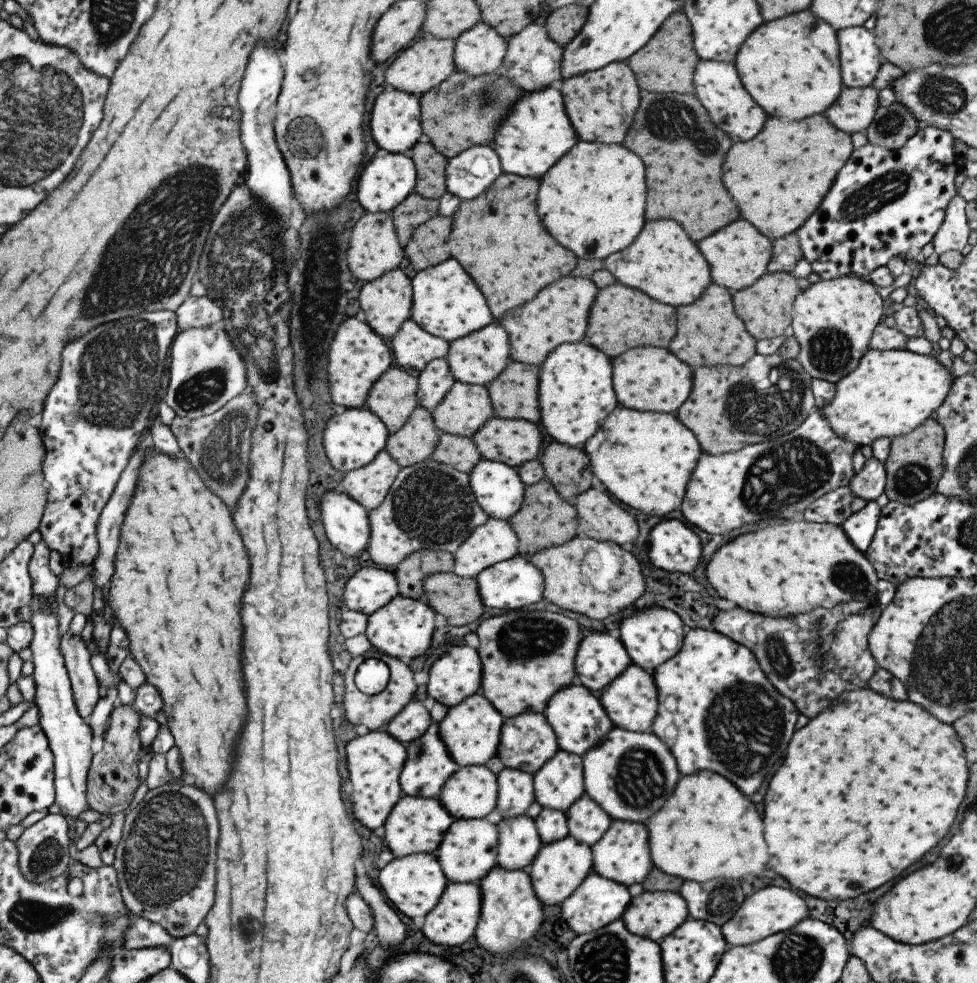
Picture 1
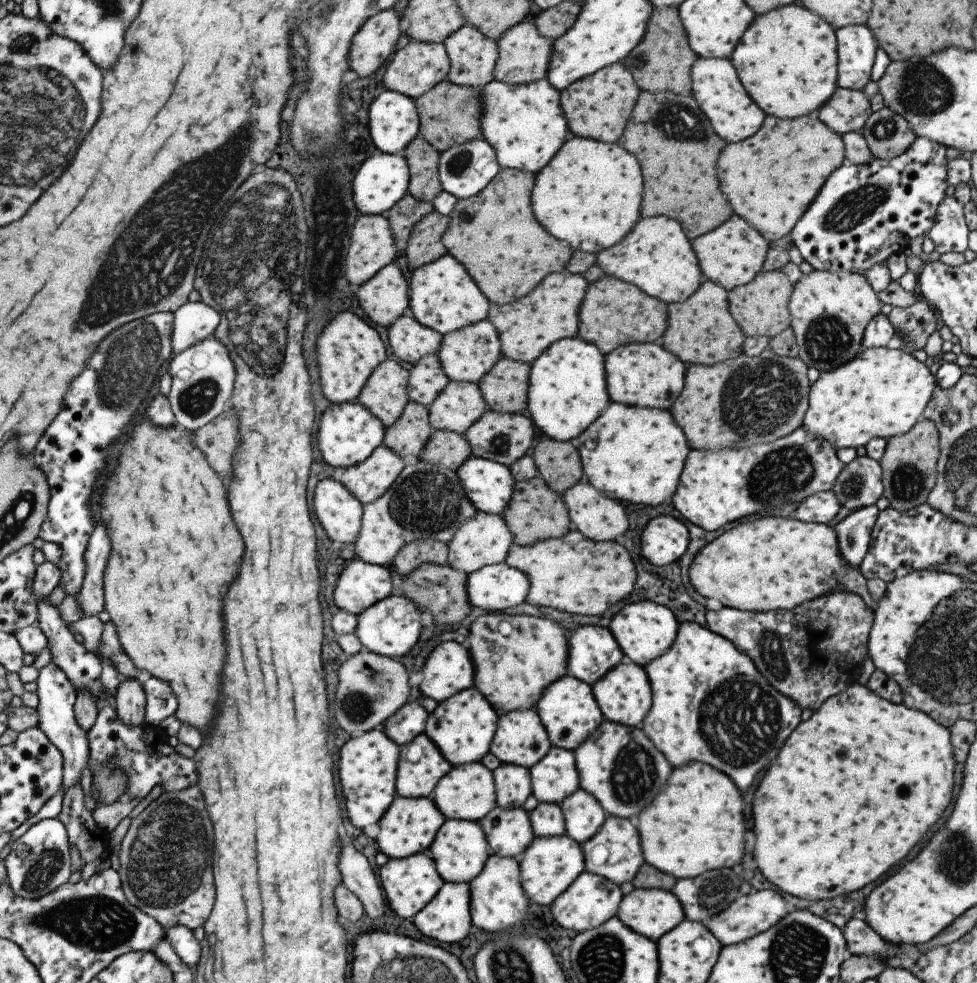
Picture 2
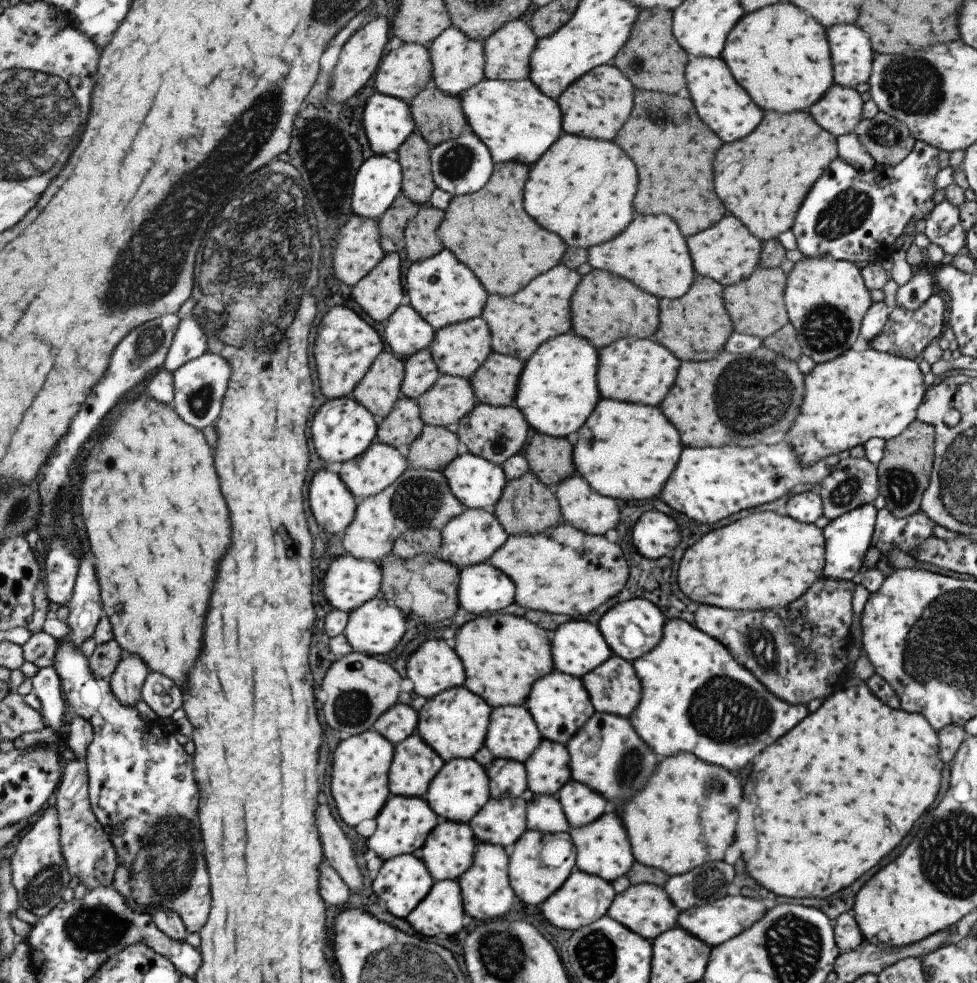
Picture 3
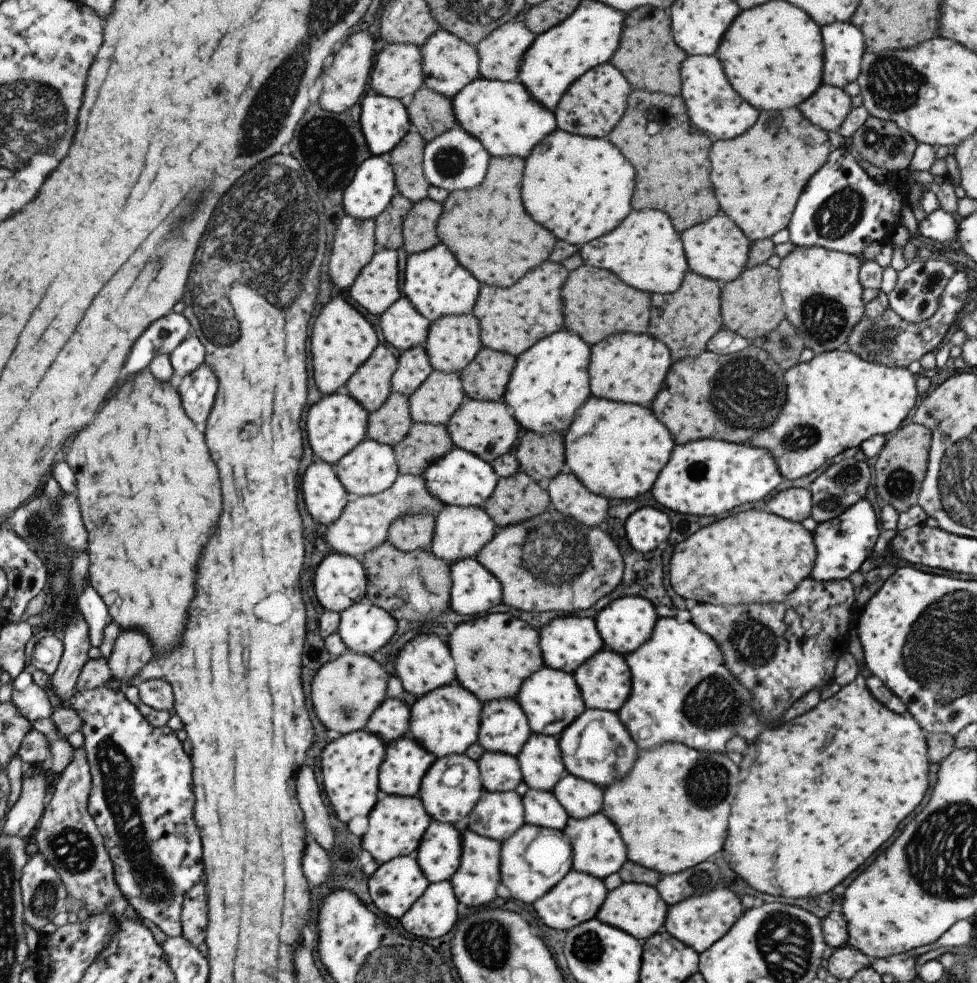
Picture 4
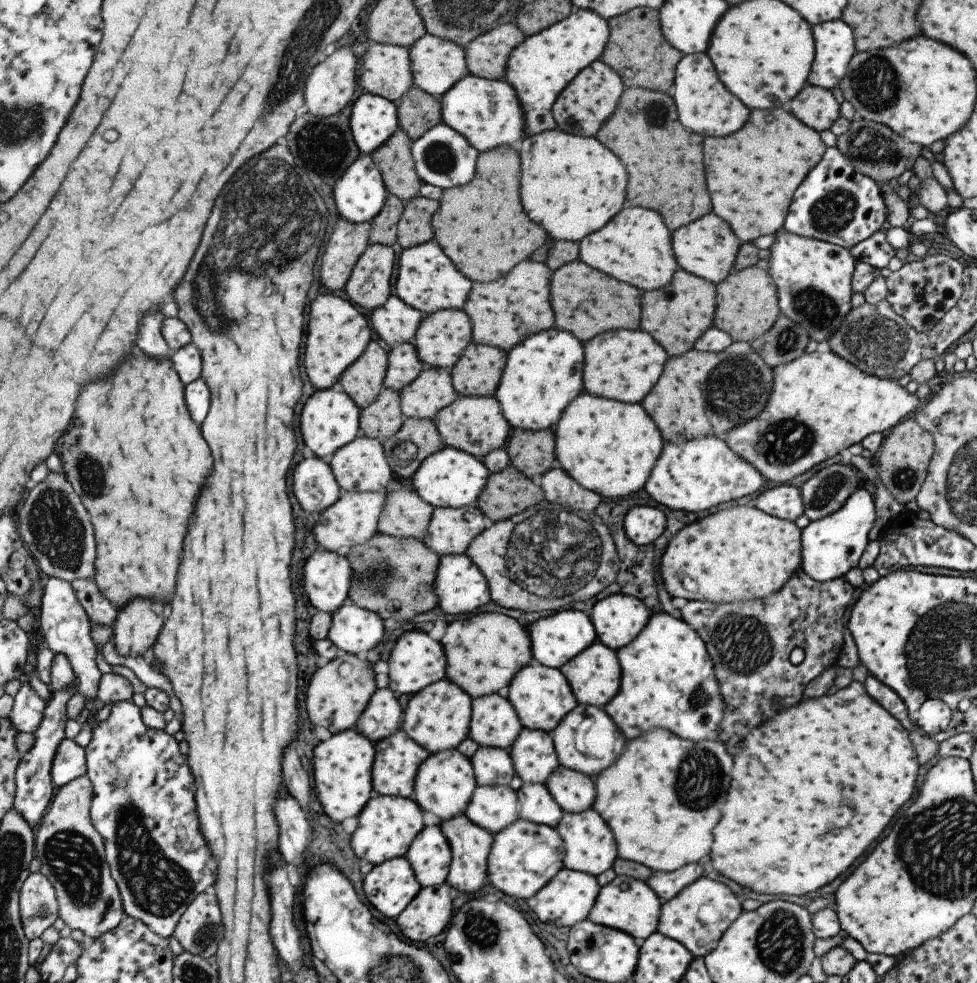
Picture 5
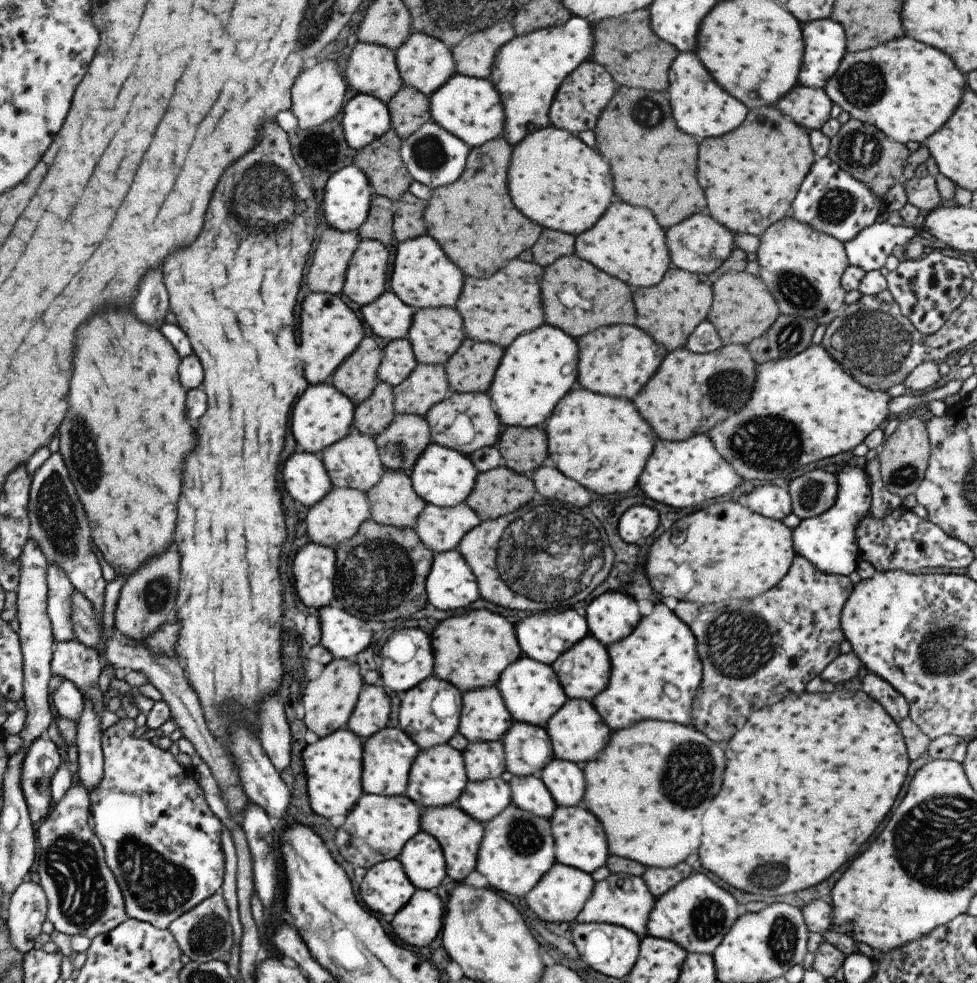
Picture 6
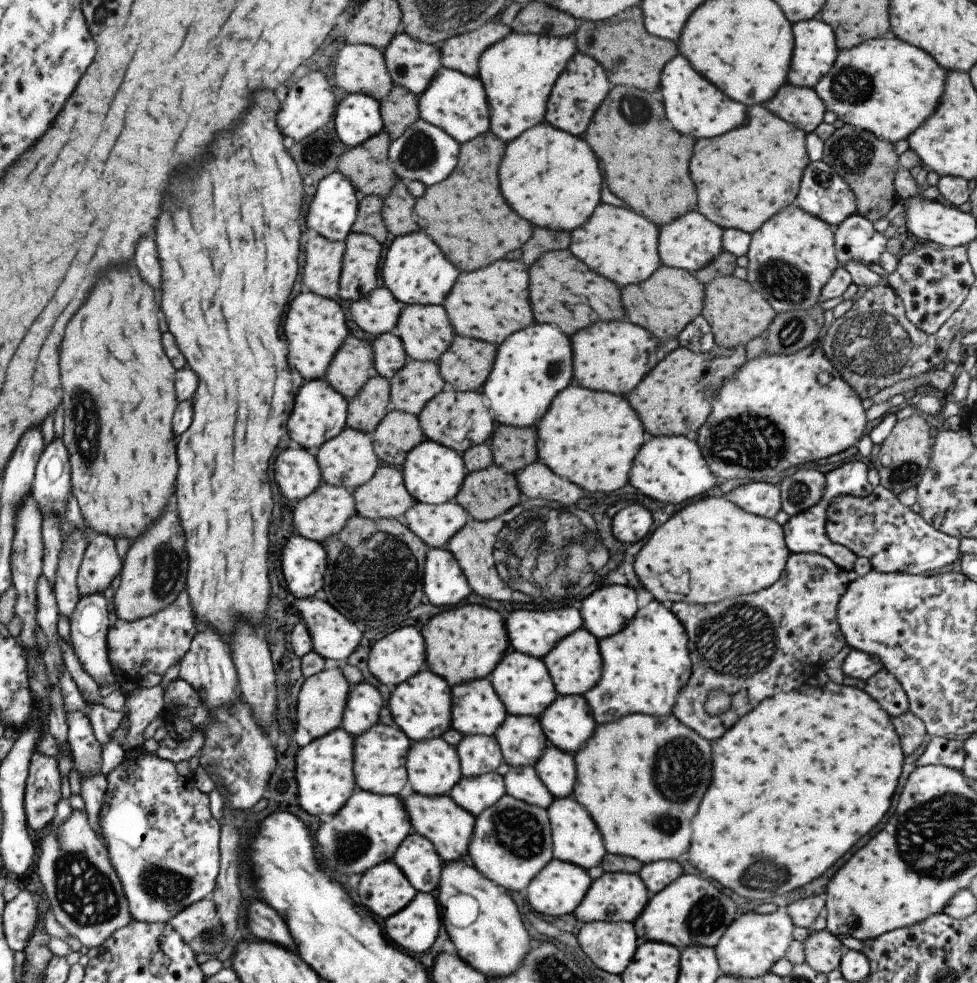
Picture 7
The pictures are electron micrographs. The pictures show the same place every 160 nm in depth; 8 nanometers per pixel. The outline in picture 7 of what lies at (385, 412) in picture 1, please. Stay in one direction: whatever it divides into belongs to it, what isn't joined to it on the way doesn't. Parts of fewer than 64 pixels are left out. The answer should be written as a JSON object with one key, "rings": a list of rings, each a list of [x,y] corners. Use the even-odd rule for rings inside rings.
{"rings":[[[346,336],[339,356],[331,361],[331,368],[326,368],[325,380],[347,400],[365,386],[371,370],[371,348],[368,342],[355,337]]]}

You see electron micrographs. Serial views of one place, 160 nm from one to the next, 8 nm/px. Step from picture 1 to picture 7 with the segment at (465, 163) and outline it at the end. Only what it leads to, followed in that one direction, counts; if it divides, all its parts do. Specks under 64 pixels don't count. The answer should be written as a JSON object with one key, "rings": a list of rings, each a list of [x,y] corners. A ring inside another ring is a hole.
{"rings":[[[418,118],[399,137],[390,142],[387,156],[389,166],[395,170],[397,178],[403,182],[419,181],[429,186],[449,176],[455,168],[459,147],[460,144],[443,130]]]}

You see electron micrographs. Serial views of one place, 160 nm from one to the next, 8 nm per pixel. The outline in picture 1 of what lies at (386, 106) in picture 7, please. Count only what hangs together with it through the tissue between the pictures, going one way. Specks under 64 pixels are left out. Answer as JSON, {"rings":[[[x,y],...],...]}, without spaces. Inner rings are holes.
{"rings":[[[454,71],[440,84],[418,96],[421,129],[433,148],[449,160],[471,146],[491,145],[499,124],[523,94],[521,88],[496,72],[469,76]]]}

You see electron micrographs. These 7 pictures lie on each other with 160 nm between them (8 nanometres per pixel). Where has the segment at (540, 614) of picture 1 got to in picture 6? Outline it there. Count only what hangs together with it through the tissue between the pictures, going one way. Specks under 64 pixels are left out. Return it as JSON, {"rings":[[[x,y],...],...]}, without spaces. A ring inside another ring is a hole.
{"rings":[[[471,609],[441,620],[429,633],[433,675],[450,682],[460,693],[493,686],[501,671],[523,655],[509,622],[485,609]]]}

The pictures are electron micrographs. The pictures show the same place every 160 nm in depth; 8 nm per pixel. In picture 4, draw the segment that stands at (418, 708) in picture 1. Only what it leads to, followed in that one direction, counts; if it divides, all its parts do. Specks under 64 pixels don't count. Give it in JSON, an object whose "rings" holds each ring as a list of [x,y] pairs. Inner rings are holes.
{"rings":[[[385,698],[367,720],[367,732],[374,733],[383,743],[391,743],[408,735],[410,708],[397,699]]]}

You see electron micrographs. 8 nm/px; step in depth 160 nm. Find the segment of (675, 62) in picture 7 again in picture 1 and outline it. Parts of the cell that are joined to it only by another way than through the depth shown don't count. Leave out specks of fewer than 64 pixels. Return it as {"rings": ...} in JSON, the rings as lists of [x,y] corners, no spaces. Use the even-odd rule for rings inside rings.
{"rings":[[[699,59],[693,70],[693,87],[694,96],[698,98],[699,104],[707,110],[711,122],[719,130],[723,130],[732,143],[751,140],[763,129],[768,116],[755,104],[741,85],[733,63]]]}

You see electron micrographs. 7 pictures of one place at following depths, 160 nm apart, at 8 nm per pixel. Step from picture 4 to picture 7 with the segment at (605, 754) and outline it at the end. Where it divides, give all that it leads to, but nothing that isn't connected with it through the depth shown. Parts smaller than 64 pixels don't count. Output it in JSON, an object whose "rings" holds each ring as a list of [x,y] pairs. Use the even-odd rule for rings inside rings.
{"rings":[[[559,695],[538,716],[547,742],[563,752],[573,754],[591,736],[596,722],[585,699],[579,696]]]}

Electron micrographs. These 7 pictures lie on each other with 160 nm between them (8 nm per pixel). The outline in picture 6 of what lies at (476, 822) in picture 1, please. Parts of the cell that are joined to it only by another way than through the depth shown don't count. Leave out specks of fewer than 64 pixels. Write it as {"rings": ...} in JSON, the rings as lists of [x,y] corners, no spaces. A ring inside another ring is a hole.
{"rings":[[[419,829],[397,855],[405,876],[416,889],[431,890],[446,875],[442,850],[438,842]]]}

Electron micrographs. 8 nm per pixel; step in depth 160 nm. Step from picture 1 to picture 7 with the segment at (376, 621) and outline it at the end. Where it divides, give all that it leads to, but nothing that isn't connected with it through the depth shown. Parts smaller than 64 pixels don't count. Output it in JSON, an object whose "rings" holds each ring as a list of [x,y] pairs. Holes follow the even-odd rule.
{"rings":[[[321,596],[295,598],[294,606],[298,616],[305,622],[311,633],[314,651],[318,652],[321,658],[325,660],[327,658],[331,658],[331,660],[345,660],[359,644],[361,632],[349,622],[348,617],[344,617],[342,613],[323,600]]]}

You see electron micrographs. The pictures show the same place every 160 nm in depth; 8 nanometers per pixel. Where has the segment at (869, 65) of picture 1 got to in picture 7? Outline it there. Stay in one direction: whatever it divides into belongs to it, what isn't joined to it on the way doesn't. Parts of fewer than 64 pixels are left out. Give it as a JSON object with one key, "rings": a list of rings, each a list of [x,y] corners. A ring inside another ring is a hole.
{"rings":[[[820,18],[799,20],[792,23],[793,50],[789,68],[786,74],[786,83],[794,87],[815,86],[815,83],[827,74],[827,71],[833,66],[838,51],[835,44],[835,35],[830,26],[827,26]]]}

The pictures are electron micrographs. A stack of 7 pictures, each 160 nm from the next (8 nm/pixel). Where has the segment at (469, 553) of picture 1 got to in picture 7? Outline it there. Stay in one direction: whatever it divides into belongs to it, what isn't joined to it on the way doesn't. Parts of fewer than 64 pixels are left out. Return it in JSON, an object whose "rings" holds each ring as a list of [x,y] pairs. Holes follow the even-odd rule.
{"rings":[[[454,500],[432,505],[416,501],[401,516],[405,526],[428,547],[443,547],[469,518]]]}

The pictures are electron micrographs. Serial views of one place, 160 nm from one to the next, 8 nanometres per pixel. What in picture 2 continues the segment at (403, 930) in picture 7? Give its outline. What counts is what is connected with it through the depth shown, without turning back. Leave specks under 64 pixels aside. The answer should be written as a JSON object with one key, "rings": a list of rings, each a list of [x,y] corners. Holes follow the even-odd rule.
{"rings":[[[444,883],[439,891],[412,917],[421,936],[451,944],[467,938],[472,923],[467,883]]]}

